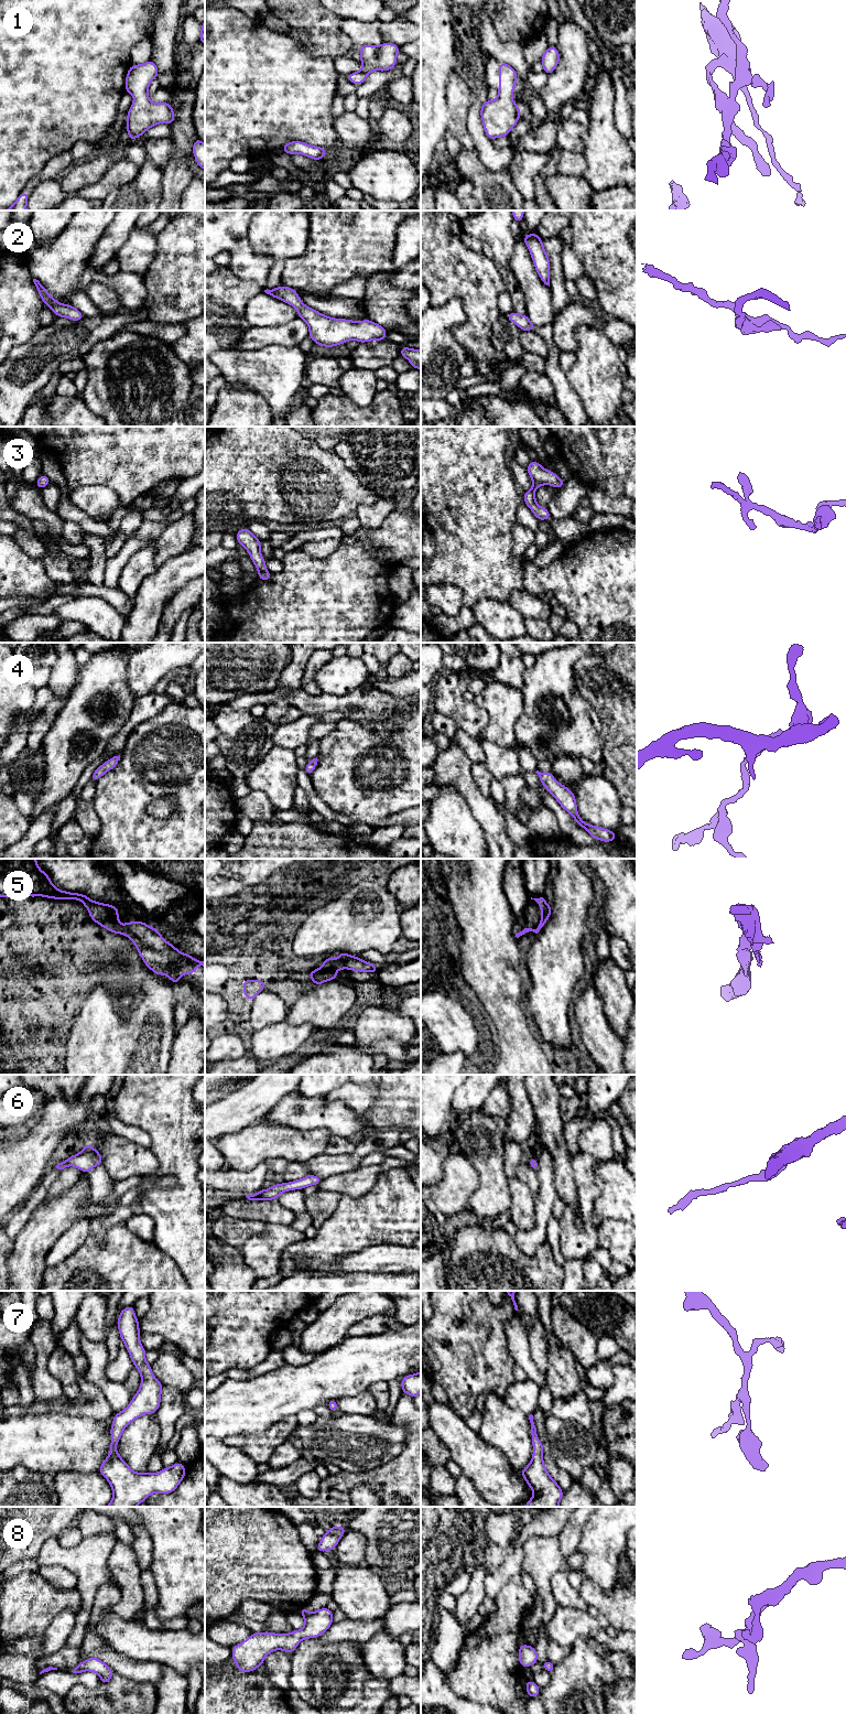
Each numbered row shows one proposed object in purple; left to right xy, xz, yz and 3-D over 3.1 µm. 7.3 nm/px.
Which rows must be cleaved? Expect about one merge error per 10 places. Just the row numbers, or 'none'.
none

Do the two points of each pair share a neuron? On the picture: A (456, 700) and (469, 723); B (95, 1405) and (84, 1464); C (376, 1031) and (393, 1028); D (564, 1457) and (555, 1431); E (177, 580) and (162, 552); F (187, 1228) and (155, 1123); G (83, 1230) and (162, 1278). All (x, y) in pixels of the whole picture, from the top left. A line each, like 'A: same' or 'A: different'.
A: same
B: different
C: same
D: same
E: different
F: same
G: different

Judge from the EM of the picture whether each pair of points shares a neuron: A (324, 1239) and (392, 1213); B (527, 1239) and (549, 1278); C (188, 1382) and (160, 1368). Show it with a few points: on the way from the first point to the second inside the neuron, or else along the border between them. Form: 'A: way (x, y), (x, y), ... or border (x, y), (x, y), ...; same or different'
A: way (340, 1233), (359, 1222), (376, 1218); same
B: border (513, 1238), (527, 1256), (545, 1240); different
C: way (182, 1379), (166, 1368); same

